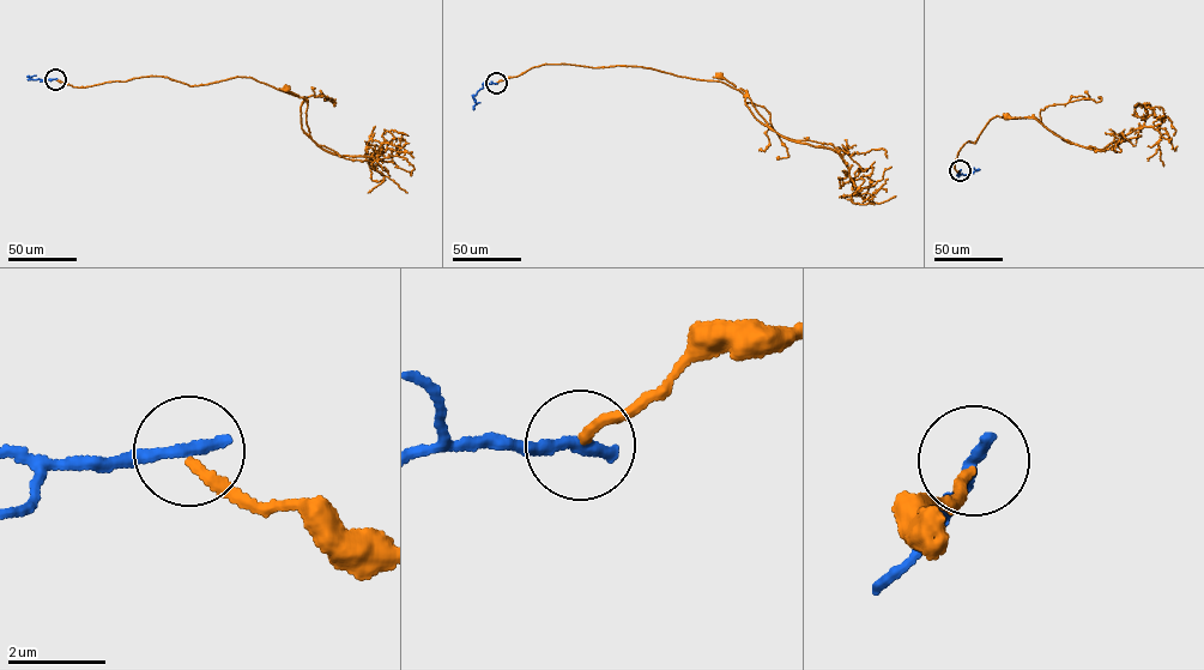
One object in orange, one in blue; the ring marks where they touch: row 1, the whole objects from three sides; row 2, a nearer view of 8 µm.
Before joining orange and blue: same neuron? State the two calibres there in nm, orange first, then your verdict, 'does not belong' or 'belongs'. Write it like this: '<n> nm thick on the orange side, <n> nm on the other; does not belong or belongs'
200 nm thick on the orange side, 320 nm on the other; does not belong

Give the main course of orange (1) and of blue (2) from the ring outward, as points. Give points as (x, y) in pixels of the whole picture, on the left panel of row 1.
1: (55, 79), (85, 88), (151, 76), (193, 86), (247, 77), (297, 95), (286, 89)
2: (55, 79), (40, 80), (26, 77)

